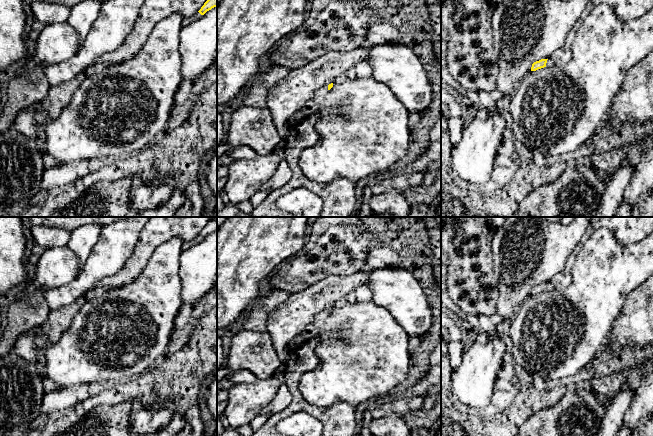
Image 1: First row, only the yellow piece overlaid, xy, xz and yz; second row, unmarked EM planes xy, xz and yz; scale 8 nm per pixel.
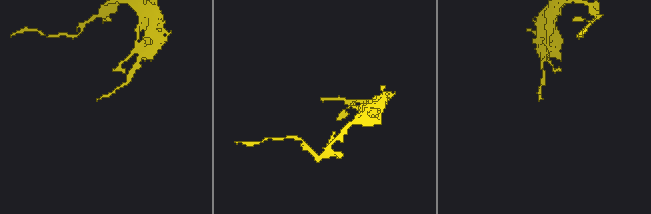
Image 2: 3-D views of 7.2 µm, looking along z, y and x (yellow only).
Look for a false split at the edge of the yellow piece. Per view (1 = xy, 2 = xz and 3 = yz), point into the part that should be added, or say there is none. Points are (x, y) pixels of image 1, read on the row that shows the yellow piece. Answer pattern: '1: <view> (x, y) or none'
1: none
2: xz (318, 101)
3: yz (550, 63)

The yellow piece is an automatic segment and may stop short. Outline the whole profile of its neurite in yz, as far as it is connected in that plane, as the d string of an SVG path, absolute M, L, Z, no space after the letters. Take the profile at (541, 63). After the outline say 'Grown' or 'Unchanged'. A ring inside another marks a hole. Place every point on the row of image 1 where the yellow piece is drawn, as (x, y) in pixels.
M541 59L532 64L531 71L536 71L536 70L544 68L546 66L553 67L553 66L555 66L555 63L550 59Z. Grown

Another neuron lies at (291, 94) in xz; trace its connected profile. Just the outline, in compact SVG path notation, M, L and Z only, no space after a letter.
M361 46L349 51L330 51L308 64L290 70L288 75L269 89L267 108L273 114L277 133L284 140L289 133L288 119L301 111L314 93L328 86L357 63L368 61L370 48Z

